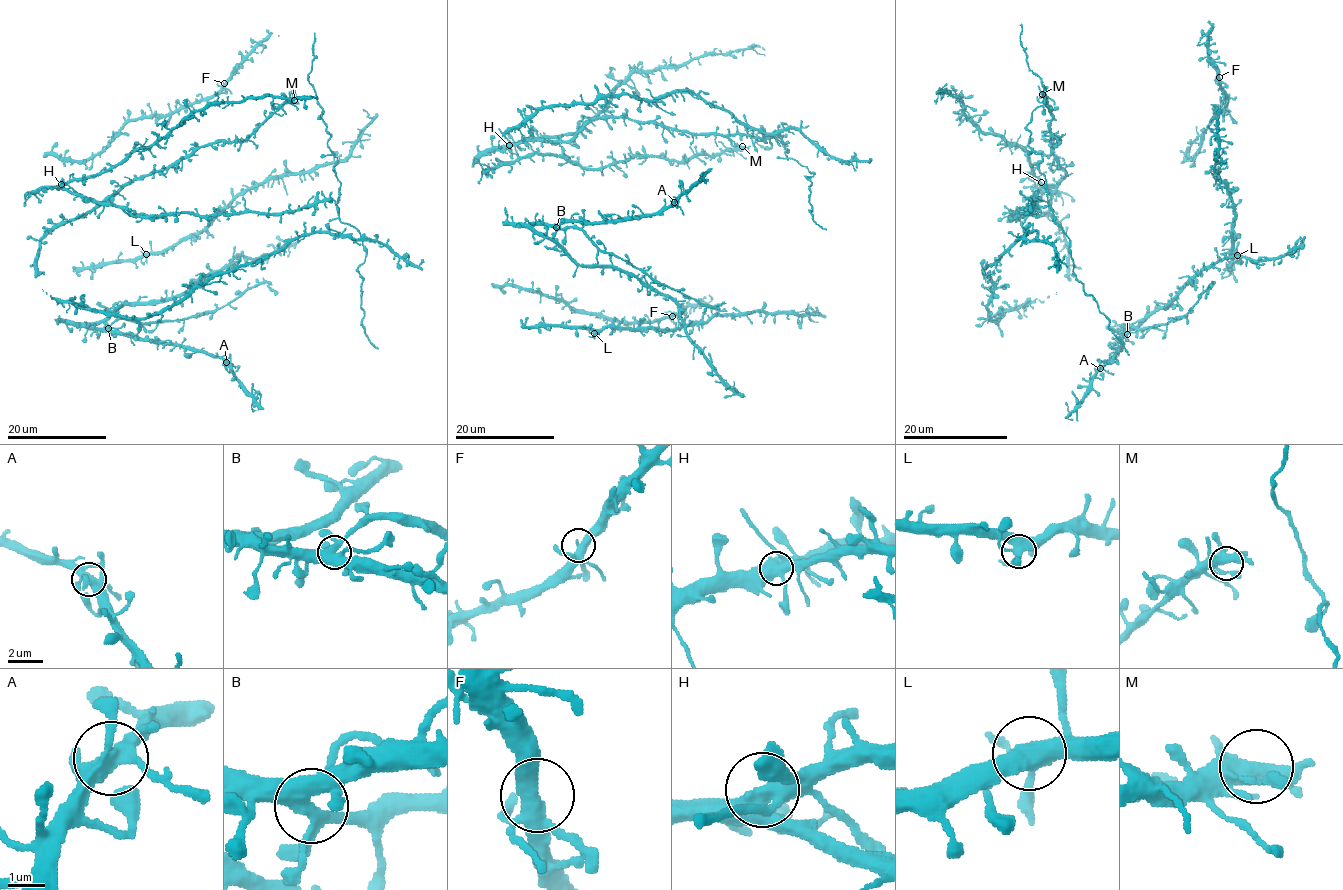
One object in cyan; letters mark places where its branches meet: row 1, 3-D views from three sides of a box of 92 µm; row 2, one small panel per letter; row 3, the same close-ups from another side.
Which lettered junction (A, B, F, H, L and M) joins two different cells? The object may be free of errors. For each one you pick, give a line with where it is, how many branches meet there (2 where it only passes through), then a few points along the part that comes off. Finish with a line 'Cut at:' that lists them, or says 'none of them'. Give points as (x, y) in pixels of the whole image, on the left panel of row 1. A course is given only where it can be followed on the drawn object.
Cut at: none of them

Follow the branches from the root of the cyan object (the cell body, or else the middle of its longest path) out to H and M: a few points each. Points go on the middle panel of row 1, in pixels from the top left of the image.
H: (491, 176), (485, 173), (527, 155), (562, 153), (556, 141), (526, 140), (509, 145)
M: (491, 176), (485, 173), (535, 154), (565, 155), (583, 166), (603, 168), (632, 156), (689, 161), (742, 146)

